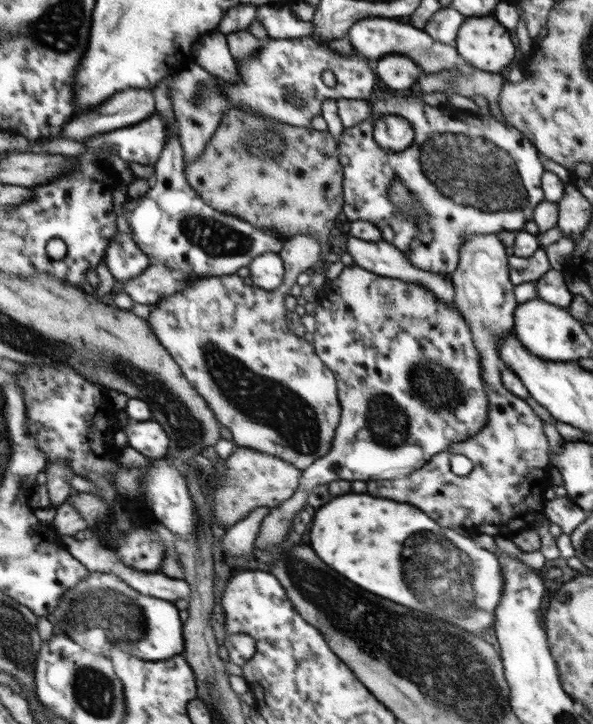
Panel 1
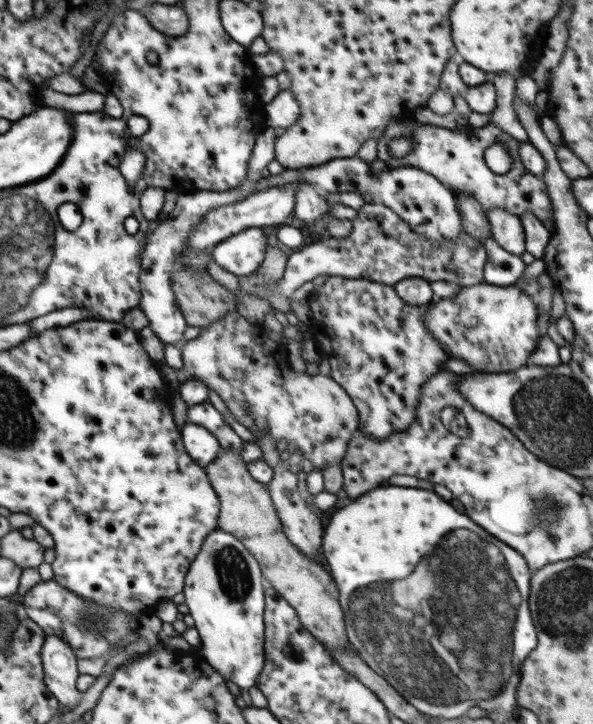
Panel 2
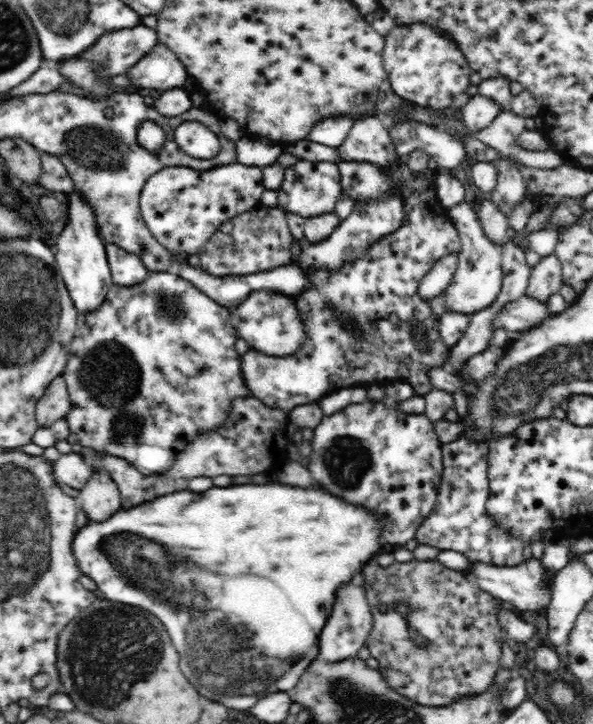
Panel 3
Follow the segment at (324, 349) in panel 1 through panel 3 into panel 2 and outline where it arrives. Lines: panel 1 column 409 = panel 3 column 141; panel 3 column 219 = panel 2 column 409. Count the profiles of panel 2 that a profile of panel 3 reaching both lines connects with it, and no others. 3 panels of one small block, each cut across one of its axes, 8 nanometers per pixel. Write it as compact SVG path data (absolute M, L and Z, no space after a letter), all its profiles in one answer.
M326 275L322 286L311 292L308 305L312 311L308 330L314 330L313 336L318 337L318 325L324 330L326 342L330 346L328 360L330 376L350 395L354 406L358 410L358 428L370 434L376 440L390 436L392 432L406 430L414 418L418 402L422 398L422 384L432 378L434 374L445 370L446 362L450 360L450 353L442 349L440 341L430 333L424 314L441 300L433 295L431 302L422 306L407 304L396 292L393 285L385 285L370 279L351 279L340 275Z

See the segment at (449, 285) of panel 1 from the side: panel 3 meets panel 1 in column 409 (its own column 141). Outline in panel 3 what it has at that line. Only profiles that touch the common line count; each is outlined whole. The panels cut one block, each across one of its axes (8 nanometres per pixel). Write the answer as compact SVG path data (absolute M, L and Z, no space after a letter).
M114 244L106 245L106 256L110 270L114 276L113 284L132 286L144 282L149 270L138 255L122 249Z

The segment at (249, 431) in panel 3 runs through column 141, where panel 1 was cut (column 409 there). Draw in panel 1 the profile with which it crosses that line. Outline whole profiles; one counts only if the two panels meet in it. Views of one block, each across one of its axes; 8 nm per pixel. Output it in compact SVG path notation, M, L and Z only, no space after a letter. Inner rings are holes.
M468 234L460 245L460 256L456 270L450 274L454 289L456 289L455 302L459 313L466 319L472 333L472 338L478 353L480 353L480 365L482 365L482 377L486 383L486 395L488 395L488 418L486 426L468 438L468 442L458 442L450 446L450 450L434 454L428 462L412 472L406 474L400 480L380 480L368 482L368 494L390 498L396 502L408 502L416 508L420 508L424 514L428 514L434 522L444 528L463 528L472 534L486 533L492 536L502 535L511 537L522 531L538 528L540 521L546 518L546 499L544 492L550 487L551 476L549 469L549 442L544 434L544 421L522 398L514 396L502 386L500 373L505 367L504 362L498 356L498 339L513 330L514 312L519 306L514 298L514 283L509 277L508 257L506 247L502 245L497 234ZM454 454L464 454L472 460L474 467L468 475L458 476L450 469L450 458Z

